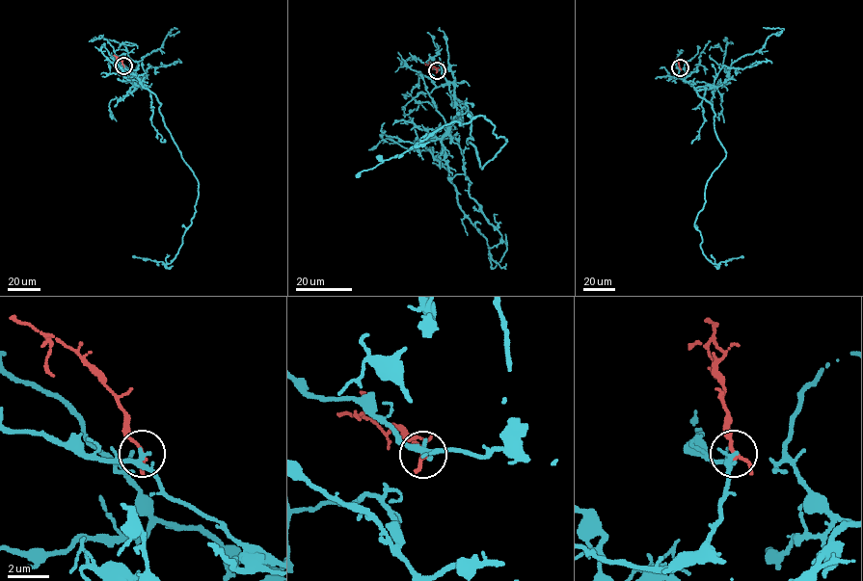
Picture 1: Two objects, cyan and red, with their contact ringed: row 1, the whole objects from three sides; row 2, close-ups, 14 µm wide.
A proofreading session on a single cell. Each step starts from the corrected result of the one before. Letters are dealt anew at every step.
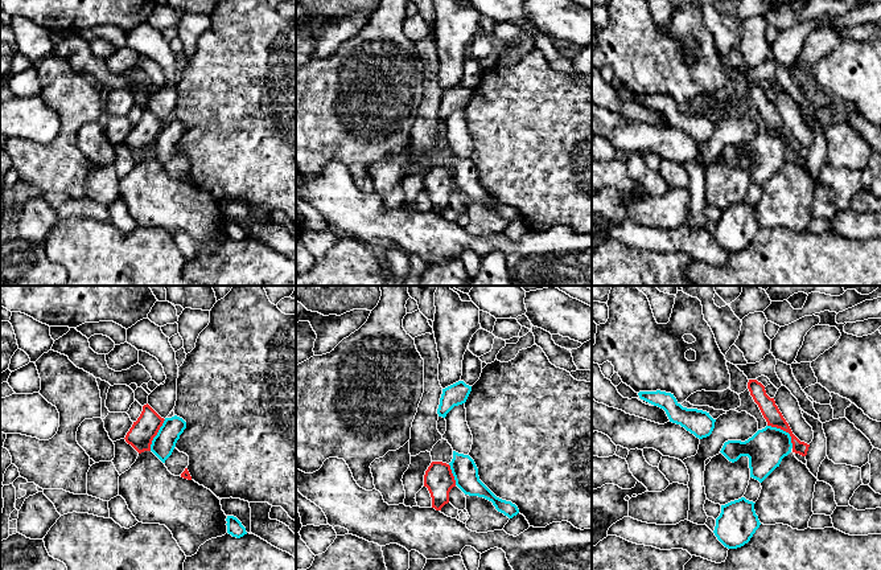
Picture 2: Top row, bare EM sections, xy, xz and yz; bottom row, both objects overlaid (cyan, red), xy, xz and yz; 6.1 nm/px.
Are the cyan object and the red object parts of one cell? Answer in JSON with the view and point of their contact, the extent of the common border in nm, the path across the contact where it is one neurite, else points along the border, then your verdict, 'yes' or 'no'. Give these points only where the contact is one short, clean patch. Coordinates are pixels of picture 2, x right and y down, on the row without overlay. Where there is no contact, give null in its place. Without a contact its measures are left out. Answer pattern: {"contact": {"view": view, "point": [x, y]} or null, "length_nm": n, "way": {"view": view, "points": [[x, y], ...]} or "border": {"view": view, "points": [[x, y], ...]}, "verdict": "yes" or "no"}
{"contact": {"view": "yz", "point": [785, 135]}, "length_nm": 220, "border": {"view": "yz", "points": [[768, 128], [785, 134], [790, 140], [793, 151]]}, "verdict": "no"}

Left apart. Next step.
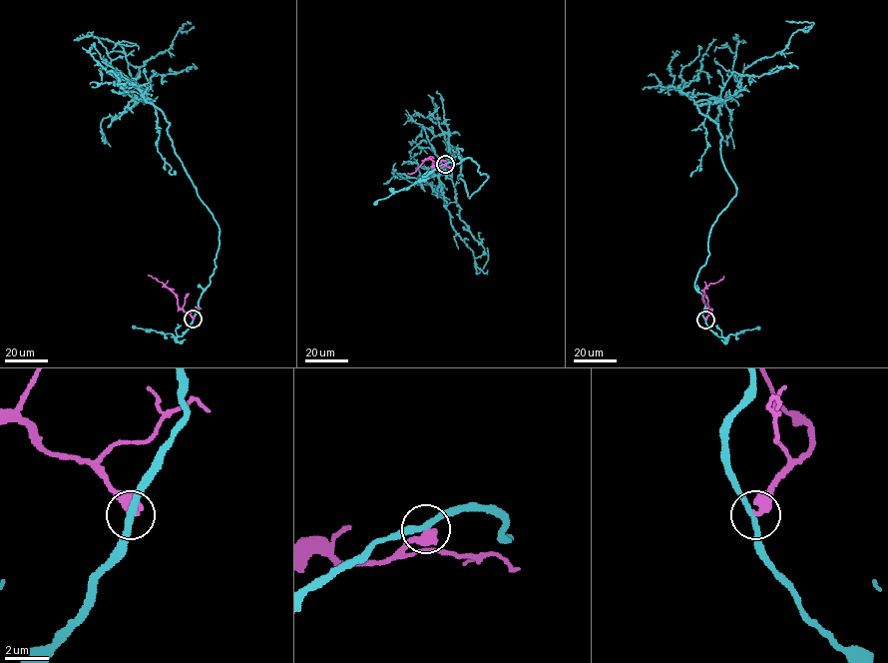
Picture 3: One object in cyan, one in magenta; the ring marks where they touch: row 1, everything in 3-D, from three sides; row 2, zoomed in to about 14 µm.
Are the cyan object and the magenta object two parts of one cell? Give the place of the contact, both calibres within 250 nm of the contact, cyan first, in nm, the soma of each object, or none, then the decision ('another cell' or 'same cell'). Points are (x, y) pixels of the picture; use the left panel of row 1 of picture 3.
at (193, 319); 260 nm thick on the cyan side, 480 nm on the other; no cell body on cyan; no cell body on magenta; another cell

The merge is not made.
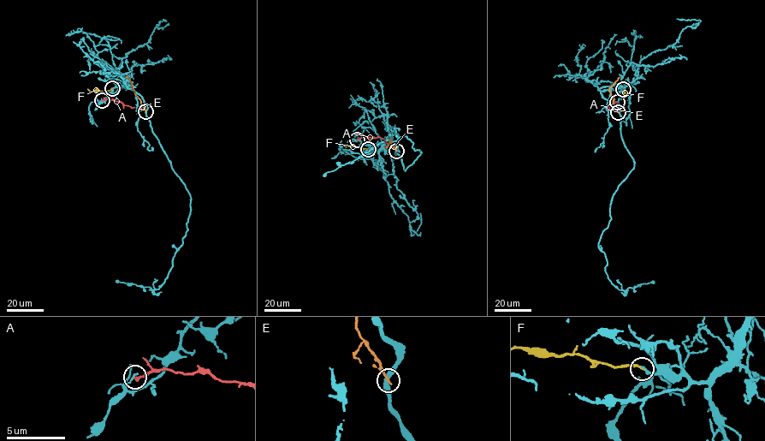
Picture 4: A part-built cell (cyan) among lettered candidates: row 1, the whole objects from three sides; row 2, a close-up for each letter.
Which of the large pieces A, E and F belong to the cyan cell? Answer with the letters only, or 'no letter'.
F

